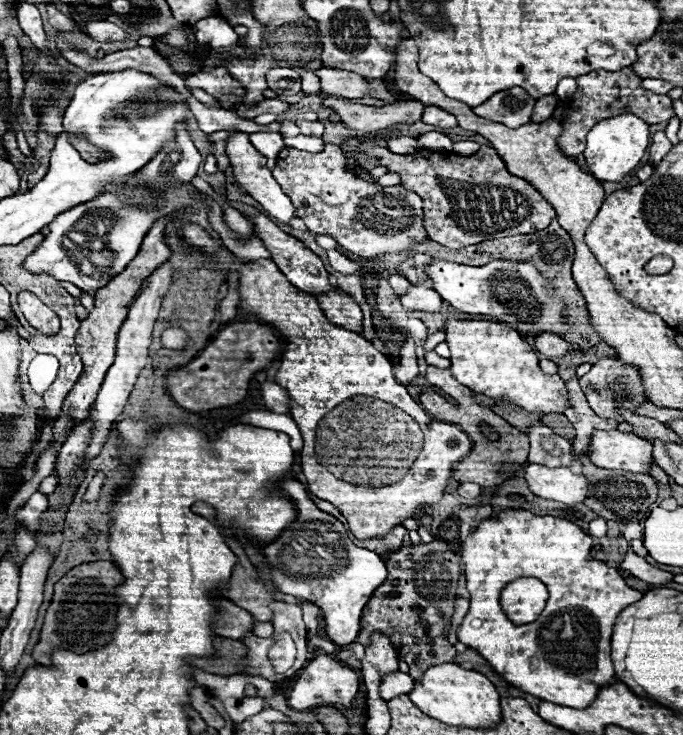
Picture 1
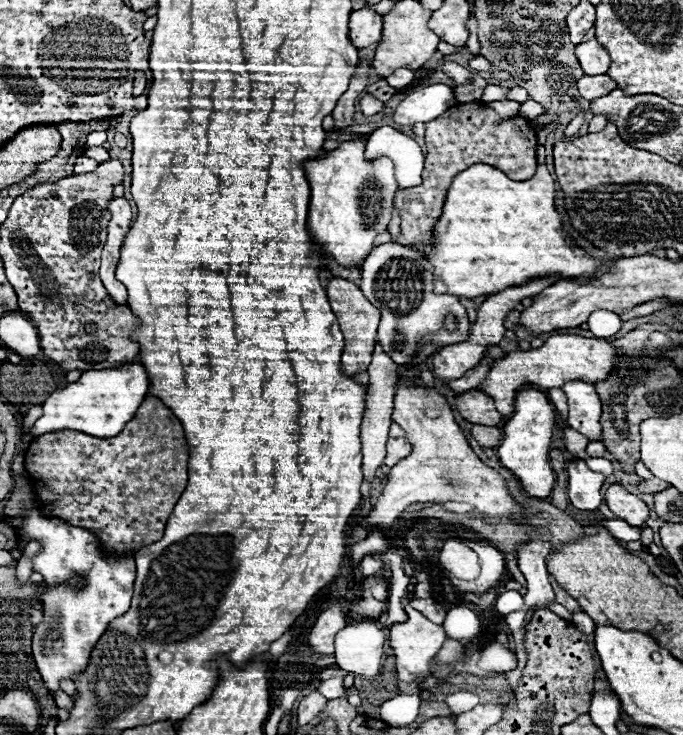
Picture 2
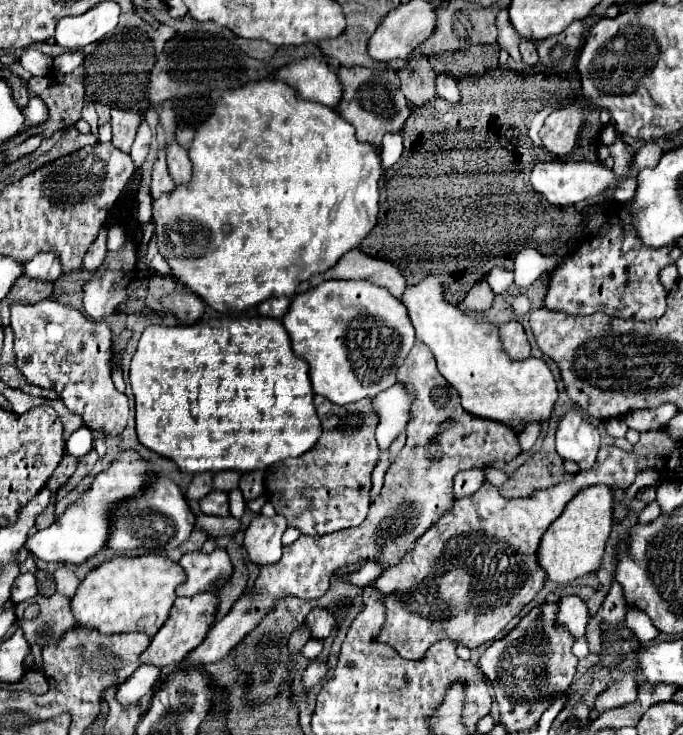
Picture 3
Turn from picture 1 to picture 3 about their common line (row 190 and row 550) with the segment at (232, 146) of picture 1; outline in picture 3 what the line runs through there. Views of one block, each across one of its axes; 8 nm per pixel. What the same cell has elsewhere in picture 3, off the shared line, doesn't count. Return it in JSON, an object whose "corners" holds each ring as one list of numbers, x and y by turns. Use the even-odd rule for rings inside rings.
{"corners":[[258,514,246,530,244,548,254,564,276,564,282,558,282,534,286,530,284,516,262,516]]}

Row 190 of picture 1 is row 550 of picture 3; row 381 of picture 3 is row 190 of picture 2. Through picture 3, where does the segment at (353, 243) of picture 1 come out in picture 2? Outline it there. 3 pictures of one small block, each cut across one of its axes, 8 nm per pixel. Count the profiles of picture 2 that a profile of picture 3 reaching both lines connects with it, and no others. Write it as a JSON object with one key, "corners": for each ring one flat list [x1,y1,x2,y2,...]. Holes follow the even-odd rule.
{"corners":[[456,104,446,114,426,124,424,140,428,152,422,184,396,192,396,204,402,218,402,236,398,238,398,242,424,252,432,250,432,228,442,214,446,188,450,186,454,174,478,162,502,170,510,180,530,180,536,172,538,136,530,120,524,116,512,116,504,120,494,114,492,108,480,104]]}

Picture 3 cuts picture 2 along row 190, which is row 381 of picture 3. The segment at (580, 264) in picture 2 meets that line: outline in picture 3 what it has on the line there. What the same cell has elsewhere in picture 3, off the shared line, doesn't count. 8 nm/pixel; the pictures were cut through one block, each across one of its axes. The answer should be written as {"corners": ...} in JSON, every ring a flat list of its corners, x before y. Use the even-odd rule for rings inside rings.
{"corners":[[428,276,406,288,400,302,406,306,416,328,416,340,430,348,440,374,458,390,466,412,506,424,512,430,524,430,532,422,542,424,552,418,558,390,548,364,540,358,510,360,502,348,498,324,468,316,458,306,450,304,444,298,444,284,440,278]]}

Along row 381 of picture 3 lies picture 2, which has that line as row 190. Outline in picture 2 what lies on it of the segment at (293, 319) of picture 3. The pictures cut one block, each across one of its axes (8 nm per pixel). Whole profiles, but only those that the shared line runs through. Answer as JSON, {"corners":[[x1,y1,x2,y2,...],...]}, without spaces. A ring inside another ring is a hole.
{"corners":[[356,138,356,140,340,142,338,148,326,152,322,158,304,162,306,178,310,184,310,206,306,220,308,232,320,250,320,258,330,258,340,266,358,266,372,252,374,238,380,232,386,232,386,226,392,218,394,192,398,190,392,160,386,156,378,160,366,160,364,150,366,150,366,138]]}

